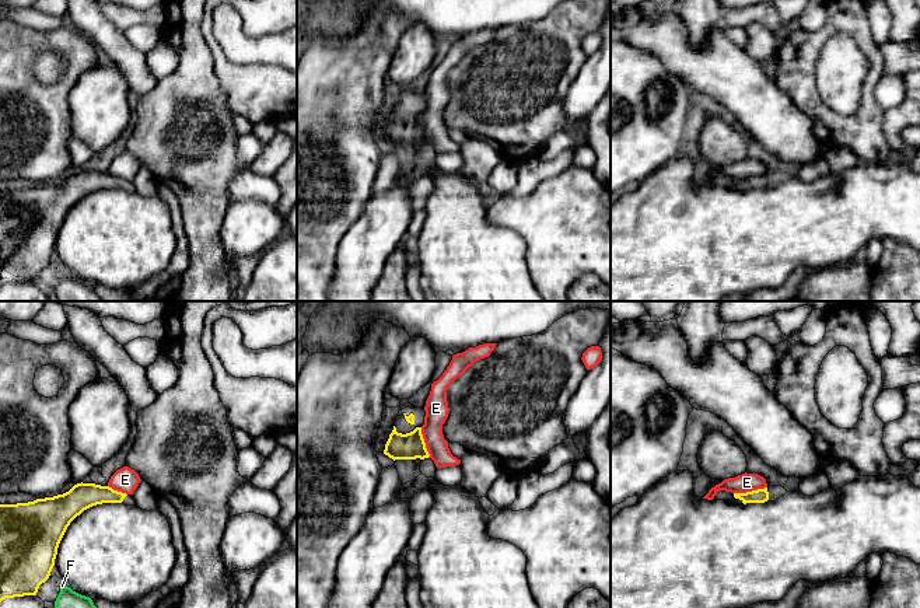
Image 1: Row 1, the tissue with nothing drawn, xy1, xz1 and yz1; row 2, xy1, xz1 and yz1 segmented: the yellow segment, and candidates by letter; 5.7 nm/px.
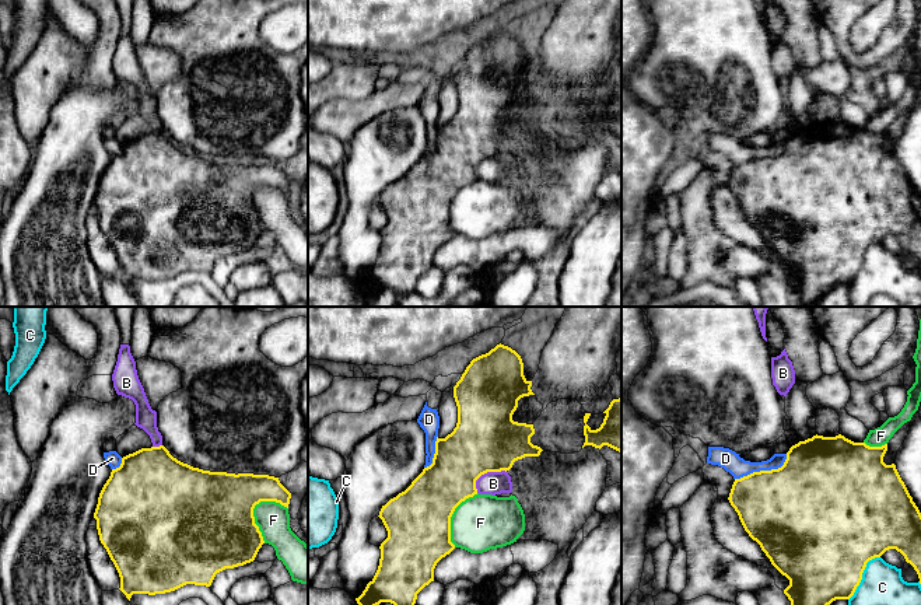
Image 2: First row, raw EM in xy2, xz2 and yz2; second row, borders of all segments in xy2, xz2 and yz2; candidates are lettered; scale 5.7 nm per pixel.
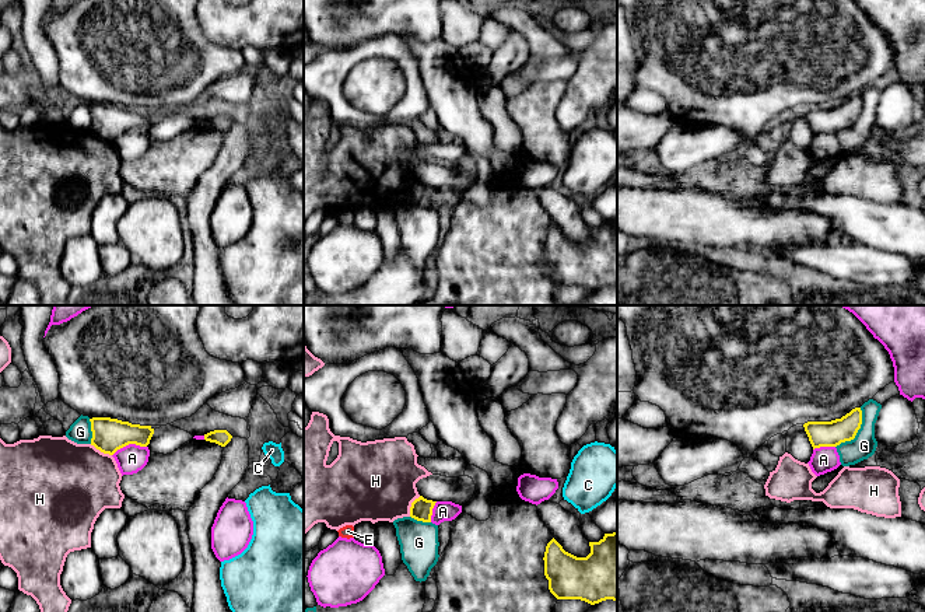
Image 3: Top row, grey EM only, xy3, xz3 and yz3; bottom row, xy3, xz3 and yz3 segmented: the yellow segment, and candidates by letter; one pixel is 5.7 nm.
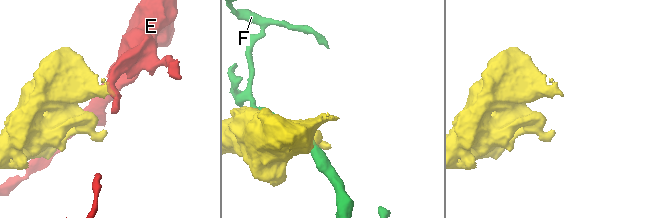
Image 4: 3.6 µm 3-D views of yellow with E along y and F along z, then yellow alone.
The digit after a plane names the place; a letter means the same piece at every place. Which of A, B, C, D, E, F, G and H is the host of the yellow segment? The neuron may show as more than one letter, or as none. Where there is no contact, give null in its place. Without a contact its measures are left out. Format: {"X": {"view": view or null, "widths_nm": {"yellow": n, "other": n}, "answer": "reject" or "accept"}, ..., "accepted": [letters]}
{"A": {"view": "xy3", "widths_nm": {"yellow": 190, "other": 160}, "answer": "reject"}, "B": {"view": "xz2", "widths_nm": {"yellow": 380, "other": 130}, "answer": "reject"}, "C": {"view": "yz2", "widths_nm": {"yellow": 500, "other": 240}, "answer": "reject"}, "D": {"view": "yz2", "widths_nm": {"yellow": 480, "other": 120}, "answer": "reject"}, "E": {"view": "yz1", "widths_nm": {"yellow": 80, "other": 110}, "answer": "reject"}, "F": {"view": "xy2", "widths_nm": {"yellow": 500, "other": 190}, "answer": "reject"}, "G": {"view": "yz3", "widths_nm": {"yellow": 150, "other": 140}, "answer": "reject"}, "H": {"view": "xz3", "widths_nm": {"yellow": 130, "other": 440}, "answer": "reject"}, "accepted": []}

